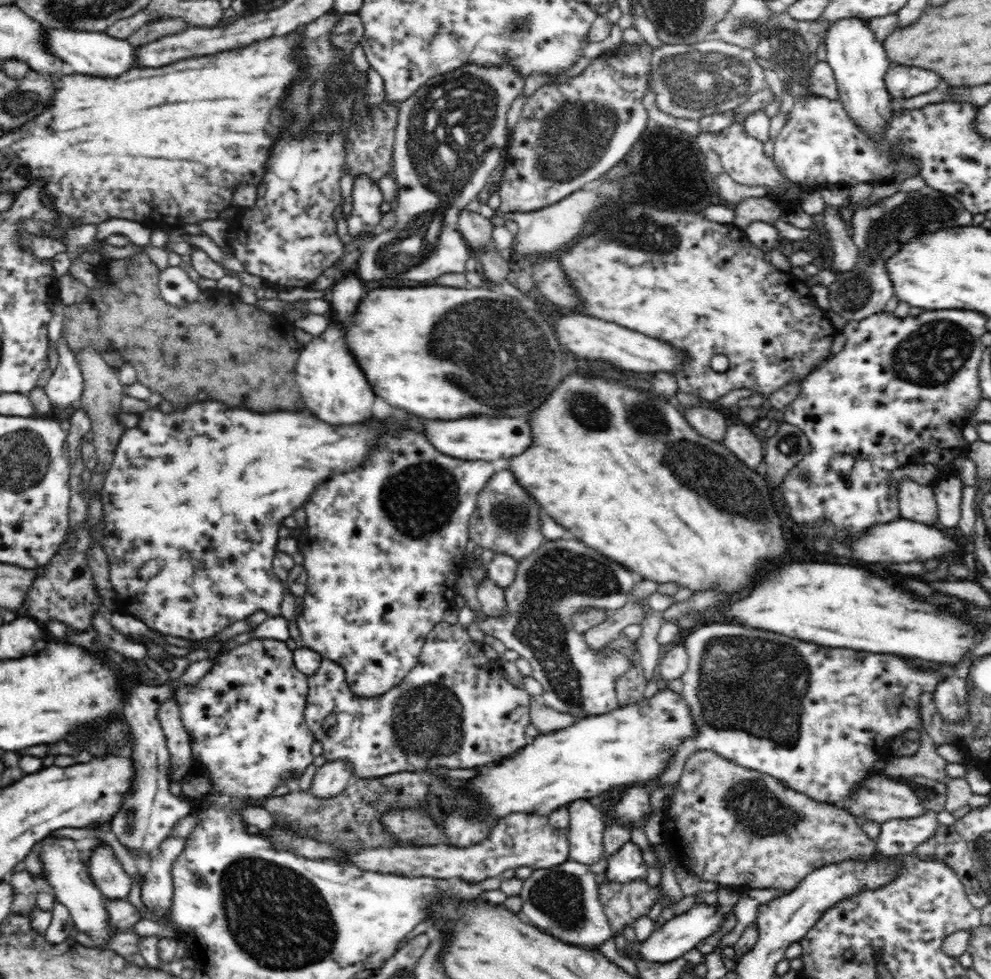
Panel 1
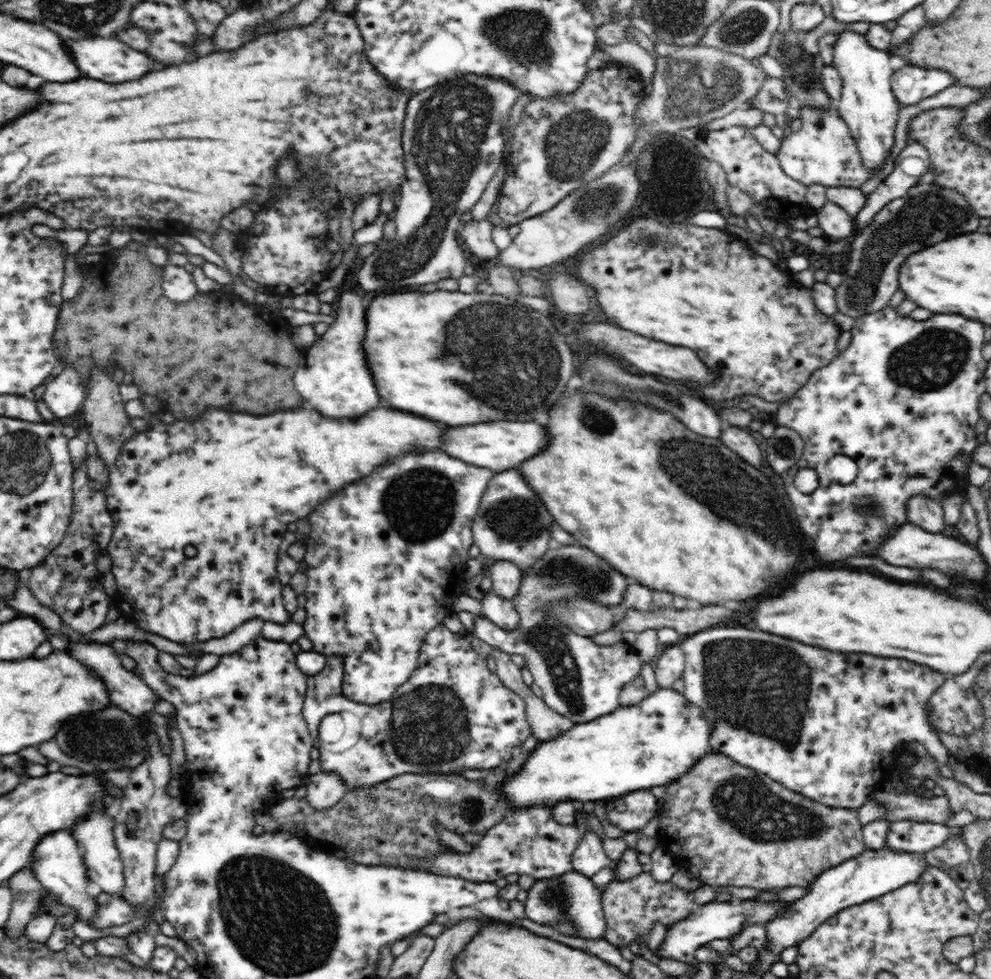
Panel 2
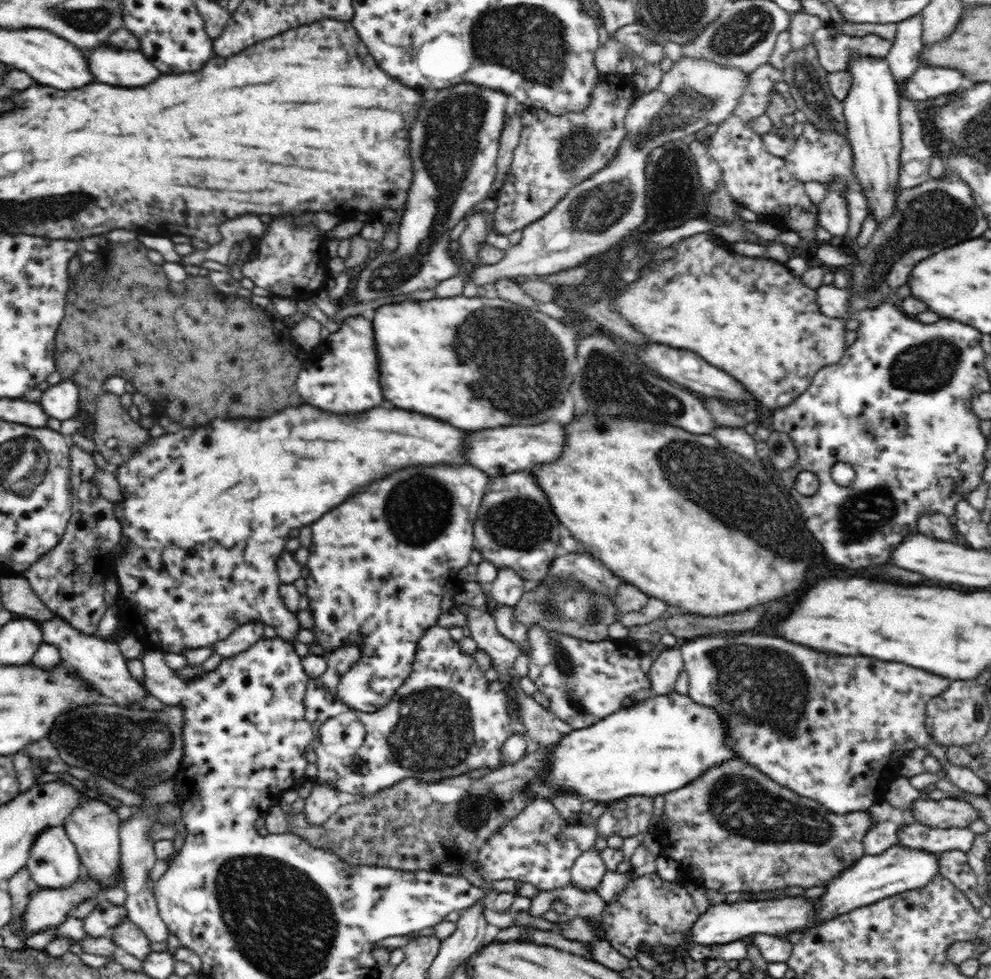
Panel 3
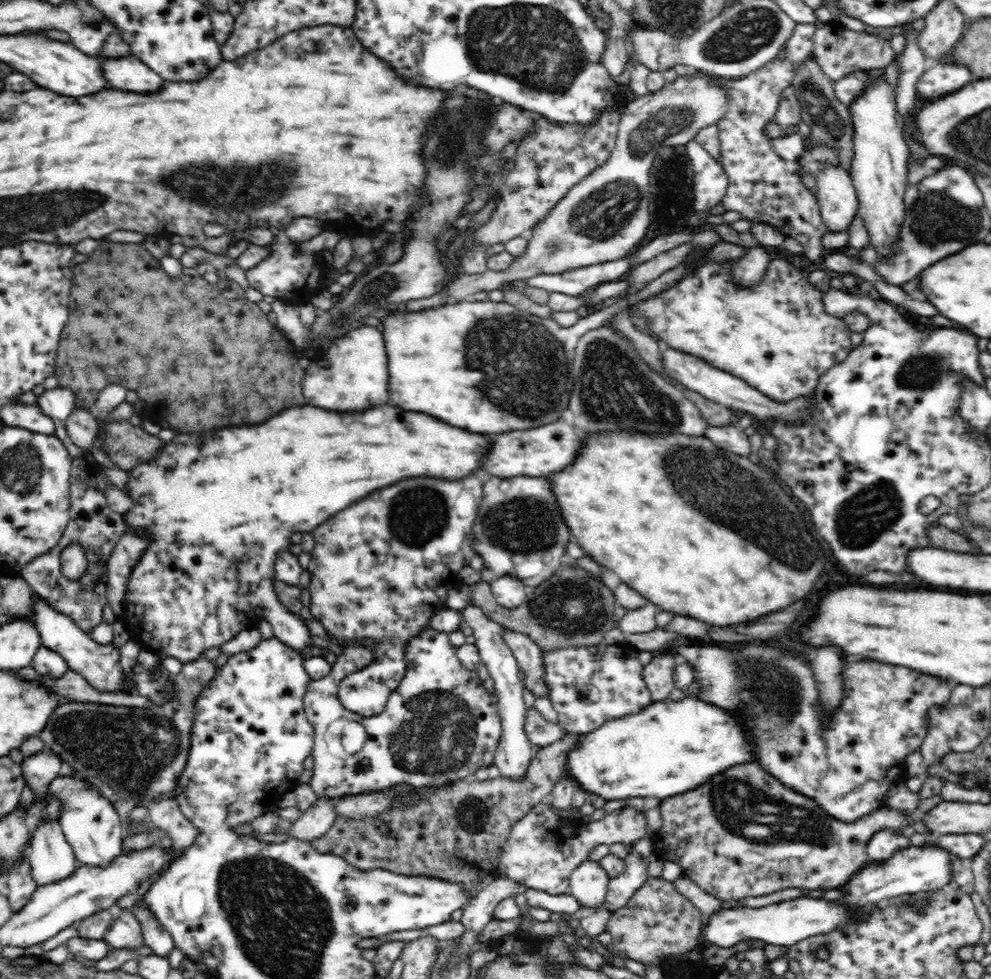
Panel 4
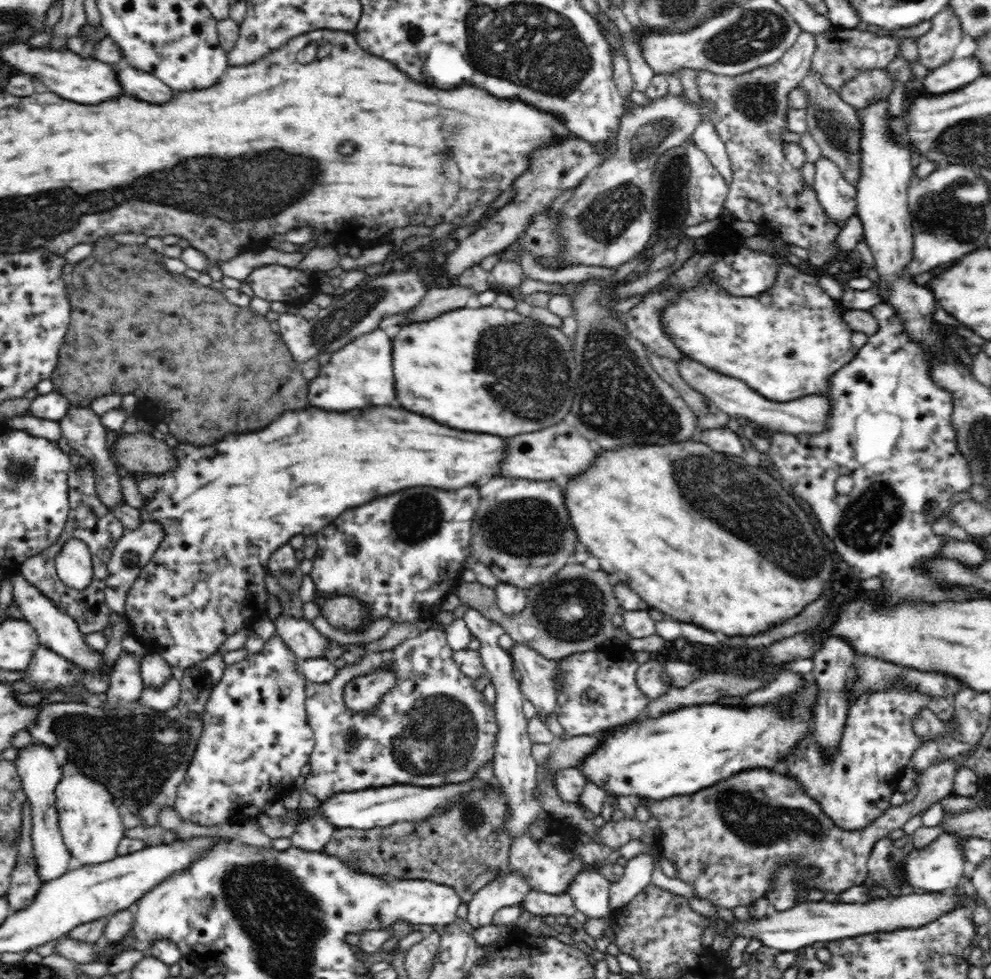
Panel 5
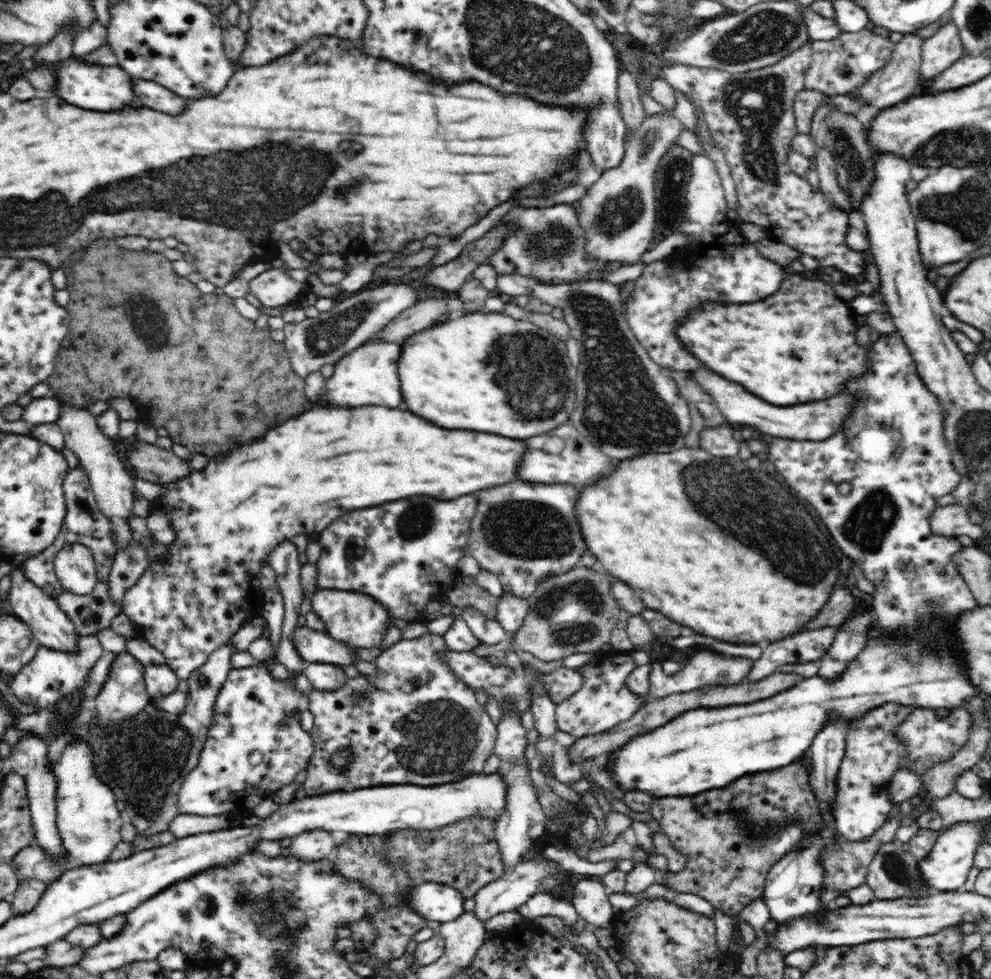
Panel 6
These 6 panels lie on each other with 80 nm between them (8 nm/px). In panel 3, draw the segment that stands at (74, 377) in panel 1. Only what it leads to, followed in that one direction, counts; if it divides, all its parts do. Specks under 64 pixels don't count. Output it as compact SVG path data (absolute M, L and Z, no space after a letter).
M70 380L61 381L55 386L42 386L40 407L48 417L58 421L73 418L79 411L79 389Z

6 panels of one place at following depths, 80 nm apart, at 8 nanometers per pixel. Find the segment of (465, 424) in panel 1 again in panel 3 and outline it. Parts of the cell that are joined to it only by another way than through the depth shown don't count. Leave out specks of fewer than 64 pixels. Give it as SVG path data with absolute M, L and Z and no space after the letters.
M546 422L536 426L506 426L506 428L490 428L482 432L468 434L470 442L466 448L468 462L473 467L483 470L490 477L504 476L512 472L530 473L538 464L552 464L563 454L565 441L562 424Z

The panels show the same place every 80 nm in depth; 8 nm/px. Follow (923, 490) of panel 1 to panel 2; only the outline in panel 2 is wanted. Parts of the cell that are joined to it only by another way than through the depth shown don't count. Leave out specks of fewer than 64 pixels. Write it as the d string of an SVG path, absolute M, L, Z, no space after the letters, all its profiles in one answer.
M916 494L906 504L910 523L932 534L944 534L946 525L944 510L941 508L941 504L932 500L926 494Z

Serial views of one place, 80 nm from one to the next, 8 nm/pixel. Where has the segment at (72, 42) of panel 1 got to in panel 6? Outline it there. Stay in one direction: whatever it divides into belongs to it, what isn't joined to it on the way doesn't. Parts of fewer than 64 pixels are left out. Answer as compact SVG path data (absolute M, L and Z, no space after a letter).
M131 76L130 81L132 81L132 89L136 92L135 100L146 108L168 112L168 114L180 114L188 104L185 98L174 94L157 82L143 78L131 78Z

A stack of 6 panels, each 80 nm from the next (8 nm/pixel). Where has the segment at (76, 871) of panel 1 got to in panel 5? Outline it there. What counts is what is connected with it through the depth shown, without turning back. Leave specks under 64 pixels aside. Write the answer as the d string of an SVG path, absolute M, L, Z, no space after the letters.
M34 742L32 746L17 750L17 757L13 761L21 778L21 784L27 801L31 806L33 857L36 861L36 870L43 883L56 880L70 870L70 851L64 844L63 836L59 827L59 814L56 812L54 790L60 782L62 765L60 765L52 748Z

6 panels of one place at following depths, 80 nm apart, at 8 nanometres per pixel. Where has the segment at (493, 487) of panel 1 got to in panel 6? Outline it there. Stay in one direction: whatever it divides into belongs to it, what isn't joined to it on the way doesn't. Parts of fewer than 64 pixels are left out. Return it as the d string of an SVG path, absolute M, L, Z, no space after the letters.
M518 480L518 482L514 482L514 484L506 484L506 486L500 486L500 488L484 490L484 492L478 494L478 506L475 516L472 518L469 543L467 546L468 554L476 559L481 568L498 576L498 580L500 580L505 592L511 592L518 598L530 598L530 596L534 594L538 583L542 582L545 578L564 574L568 572L568 569L579 566L580 558L582 558L584 550L587 549L586 541L584 541L582 531L580 531L580 523L577 518L576 500L578 500L578 488L571 484L542 484Z

